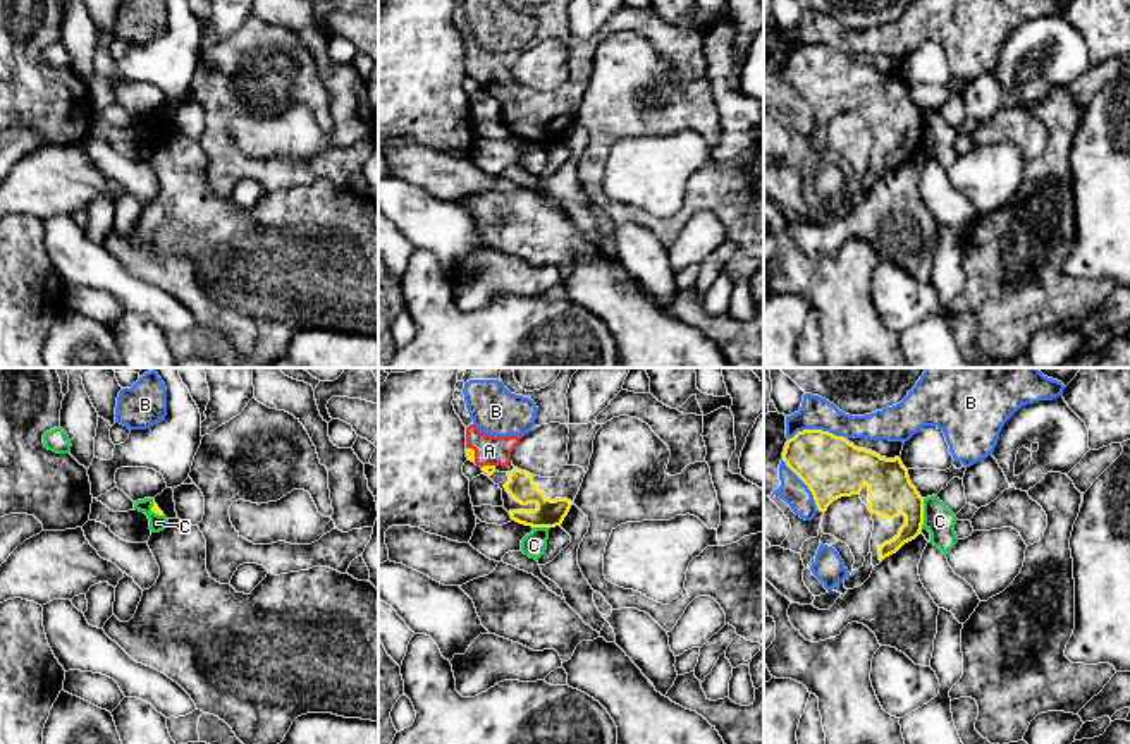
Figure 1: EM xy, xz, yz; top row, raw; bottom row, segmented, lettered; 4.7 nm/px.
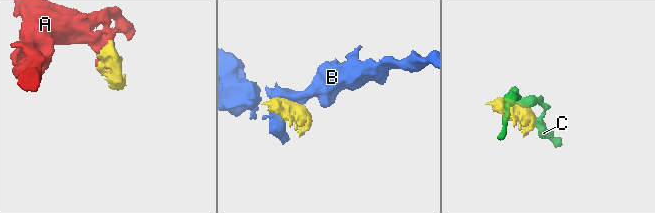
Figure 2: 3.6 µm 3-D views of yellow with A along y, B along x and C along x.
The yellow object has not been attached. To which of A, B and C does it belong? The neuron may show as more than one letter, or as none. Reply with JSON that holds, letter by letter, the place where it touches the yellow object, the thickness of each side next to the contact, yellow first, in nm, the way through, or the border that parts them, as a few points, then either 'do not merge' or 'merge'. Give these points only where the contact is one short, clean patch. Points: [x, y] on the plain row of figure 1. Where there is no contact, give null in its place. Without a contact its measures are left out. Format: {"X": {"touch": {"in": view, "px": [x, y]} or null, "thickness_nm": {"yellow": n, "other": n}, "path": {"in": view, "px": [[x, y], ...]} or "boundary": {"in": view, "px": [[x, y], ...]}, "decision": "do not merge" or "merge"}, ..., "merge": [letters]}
{"A": {"touch": {"in": "xz", "px": [473, 67]}, "thickness_nm": {"yellow": 50, "other": 140}, "decision": "merge"}, "B": {"touch": {"in": "yz", "px": [817, 45]}, "thickness_nm": {"yellow": 280, "other": 160}, "decision": "do not merge"}, "C": {"touch": {"in": "yz", "px": [922, 129]}, "thickness_nm": {"yellow": 220, "other": 150}, "decision": "do not merge"}, "merge": ["A"]}

